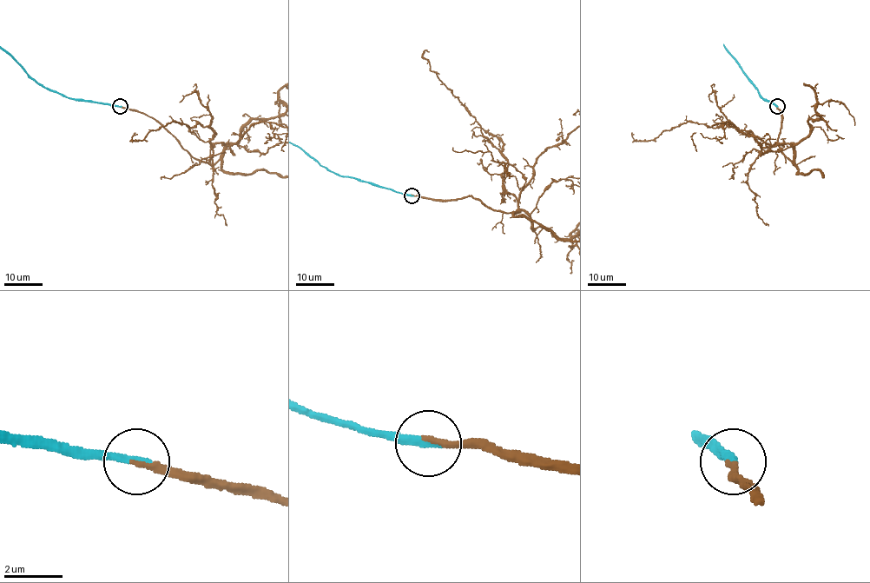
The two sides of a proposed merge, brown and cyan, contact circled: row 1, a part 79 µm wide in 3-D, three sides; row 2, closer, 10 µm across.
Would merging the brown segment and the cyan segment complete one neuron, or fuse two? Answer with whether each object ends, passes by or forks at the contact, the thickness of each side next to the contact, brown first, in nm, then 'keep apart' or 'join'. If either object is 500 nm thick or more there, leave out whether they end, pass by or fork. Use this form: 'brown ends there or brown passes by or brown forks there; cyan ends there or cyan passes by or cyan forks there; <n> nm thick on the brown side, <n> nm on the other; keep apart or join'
brown ends there; cyan ends there; 200 nm thick on the brown side, 280 nm on the other; join

